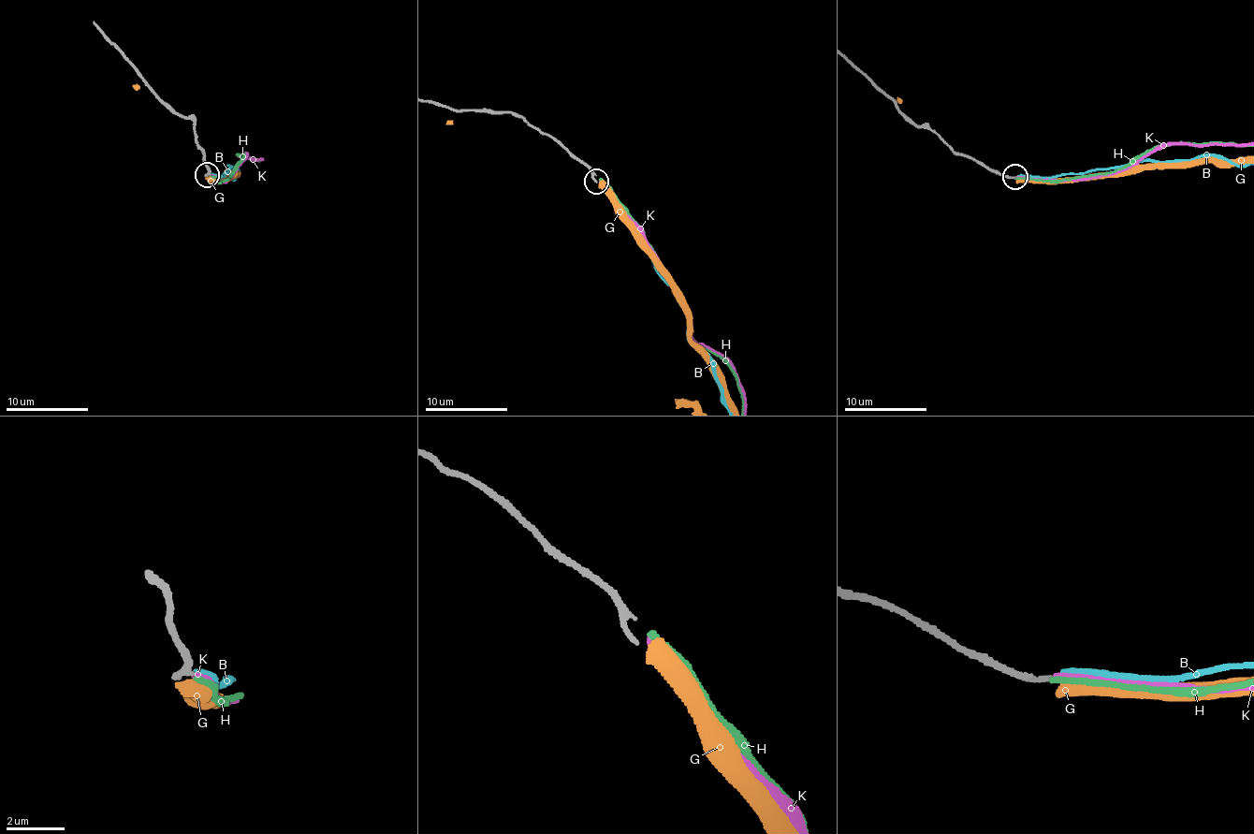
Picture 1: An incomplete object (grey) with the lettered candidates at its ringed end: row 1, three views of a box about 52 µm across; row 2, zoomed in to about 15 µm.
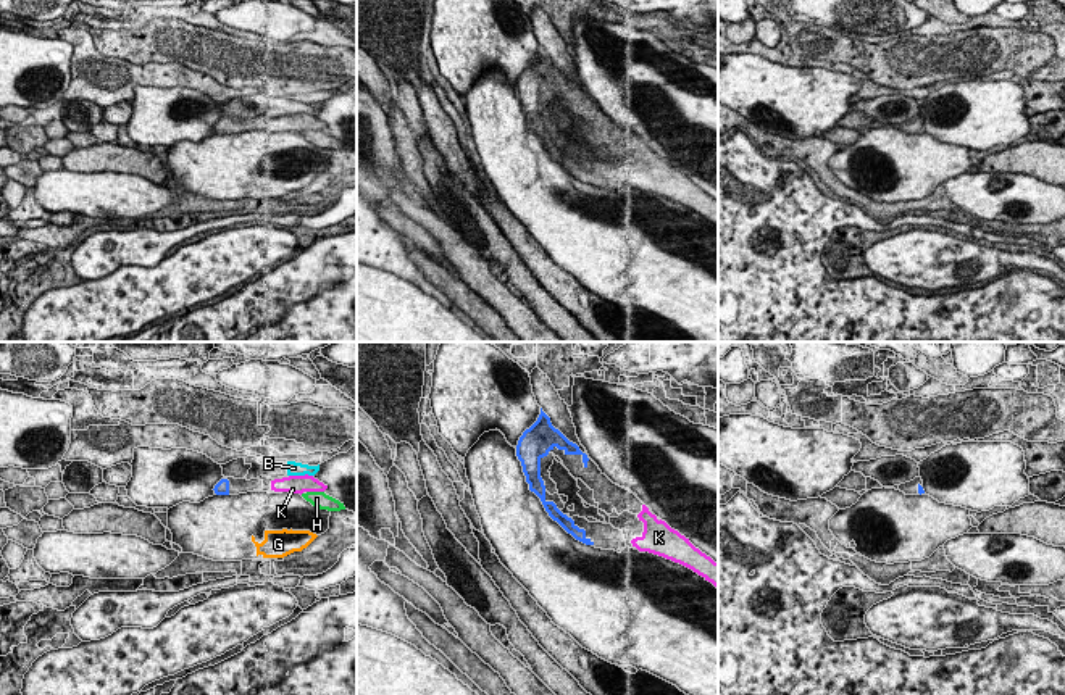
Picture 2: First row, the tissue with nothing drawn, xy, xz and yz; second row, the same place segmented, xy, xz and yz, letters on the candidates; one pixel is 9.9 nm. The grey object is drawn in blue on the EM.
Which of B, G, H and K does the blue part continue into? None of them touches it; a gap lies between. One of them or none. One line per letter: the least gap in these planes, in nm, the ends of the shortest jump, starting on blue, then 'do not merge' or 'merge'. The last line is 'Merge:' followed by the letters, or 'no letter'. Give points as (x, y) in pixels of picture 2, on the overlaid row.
B: 600 nm apart; from blue across xy (228, 481), (288, 474); do not merge
G: 480 nm apart; from blue across xy (228, 494), (252, 536); do not merge
H: 750 nm apart; from blue across xy (228, 494), (302, 494); do not merge
K: 380 nm apart; from blue across xz (593, 542), (631, 542); merge
Merge: K

